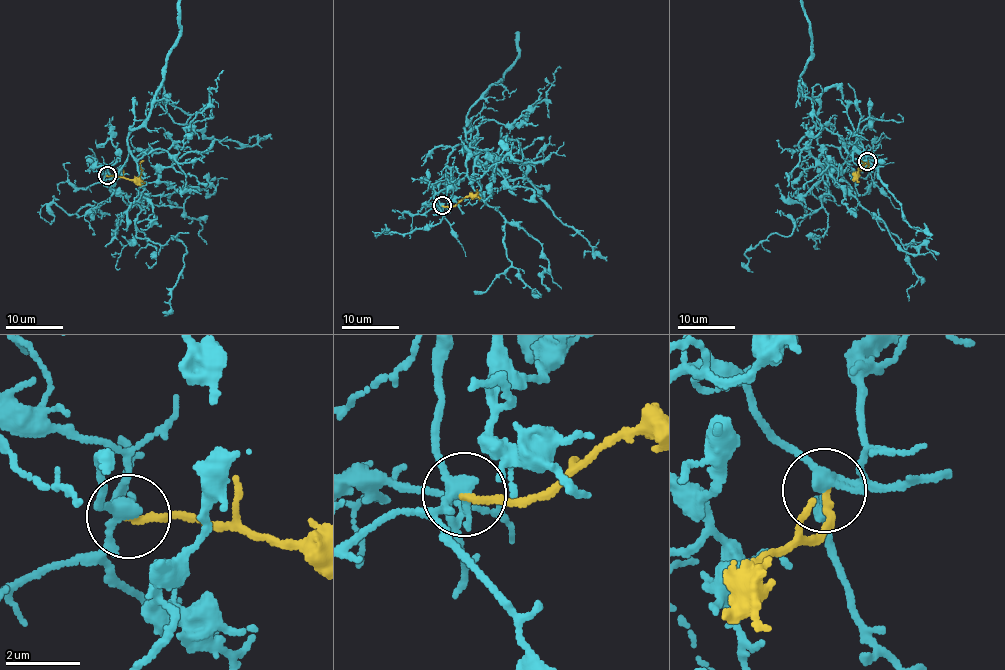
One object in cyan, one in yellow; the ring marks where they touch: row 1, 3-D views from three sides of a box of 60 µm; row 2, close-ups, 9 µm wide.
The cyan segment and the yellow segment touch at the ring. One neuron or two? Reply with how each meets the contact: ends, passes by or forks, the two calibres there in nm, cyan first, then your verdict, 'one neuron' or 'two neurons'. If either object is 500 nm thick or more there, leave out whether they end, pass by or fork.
cyan forks there; yellow ends there; 280 nm thick on the cyan side, 190 nm on the other; two neurons

